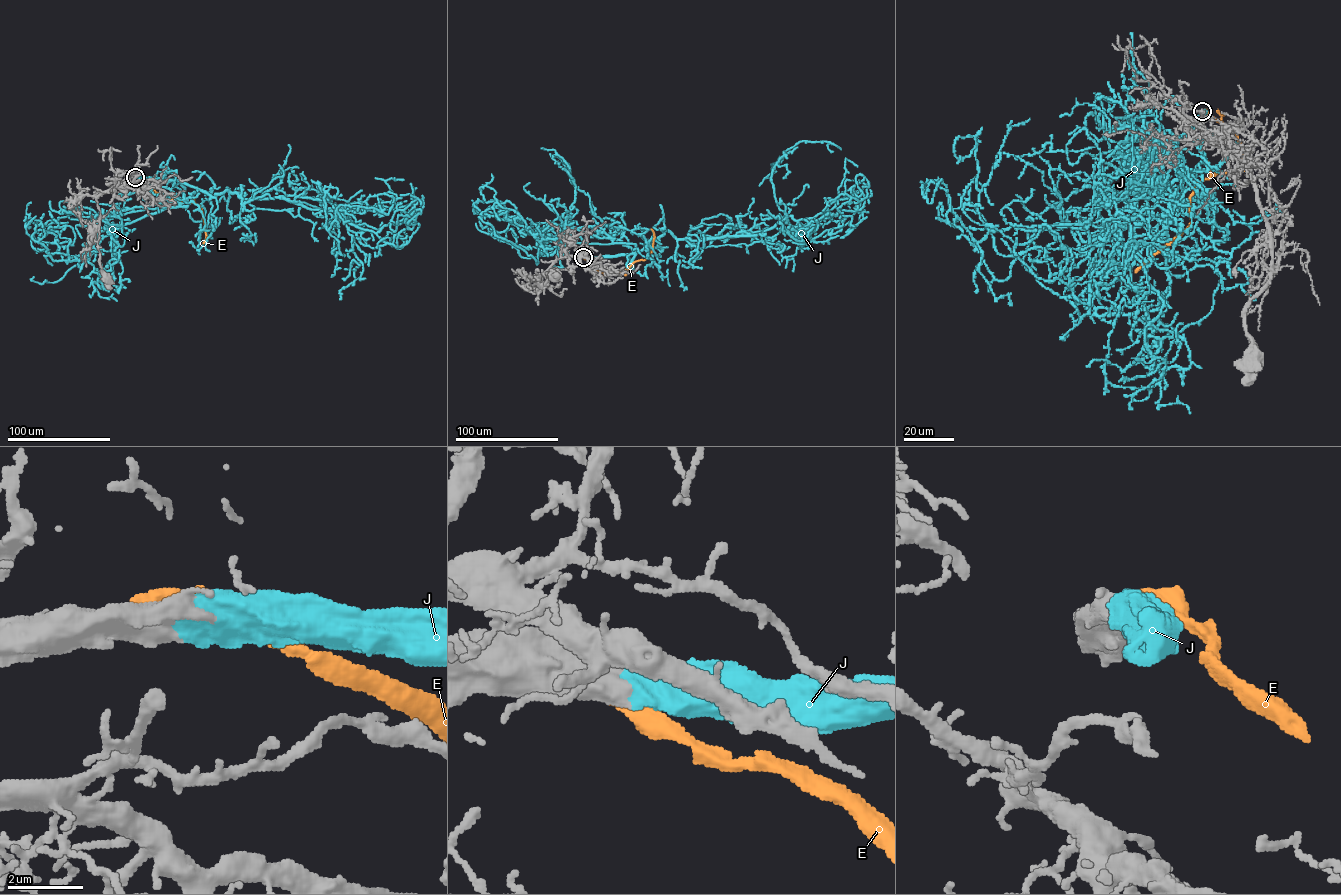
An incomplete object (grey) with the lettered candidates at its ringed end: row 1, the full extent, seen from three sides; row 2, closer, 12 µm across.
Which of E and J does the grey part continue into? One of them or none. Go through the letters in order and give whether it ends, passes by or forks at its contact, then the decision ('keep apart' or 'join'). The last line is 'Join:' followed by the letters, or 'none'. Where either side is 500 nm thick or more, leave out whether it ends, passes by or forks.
E: keep apart
J: join
Join: J

